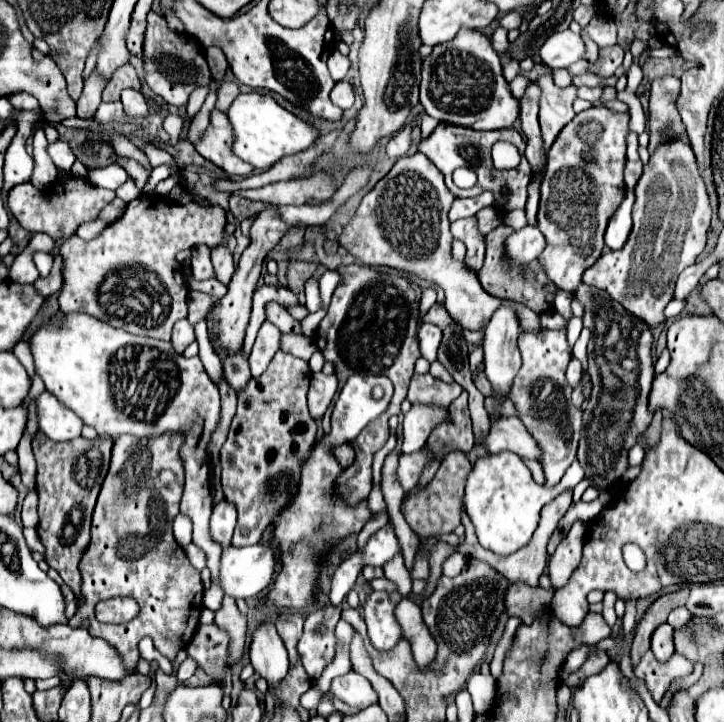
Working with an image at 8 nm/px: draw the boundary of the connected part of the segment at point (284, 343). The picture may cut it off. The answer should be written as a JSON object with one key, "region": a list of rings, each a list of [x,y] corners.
{"region":[[[282,333],[280,348],[283,352],[291,353],[291,355],[305,359],[305,361],[309,361],[311,355],[315,353],[315,343],[309,337],[293,335],[293,333]]]}

